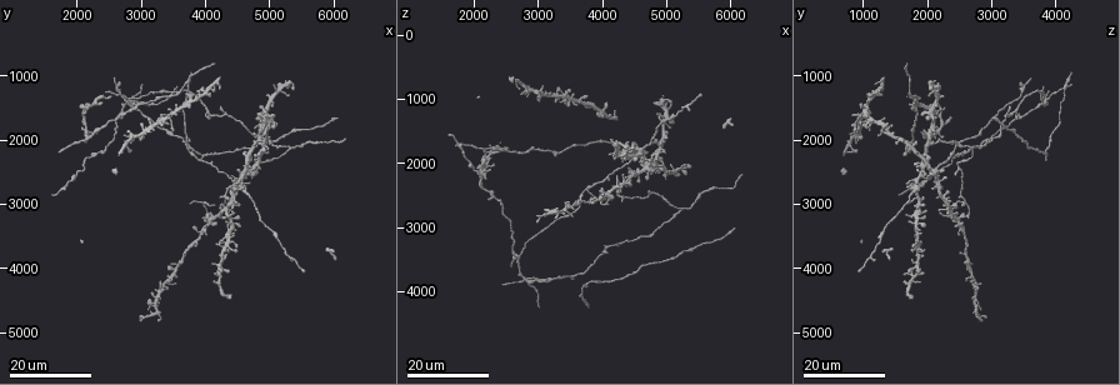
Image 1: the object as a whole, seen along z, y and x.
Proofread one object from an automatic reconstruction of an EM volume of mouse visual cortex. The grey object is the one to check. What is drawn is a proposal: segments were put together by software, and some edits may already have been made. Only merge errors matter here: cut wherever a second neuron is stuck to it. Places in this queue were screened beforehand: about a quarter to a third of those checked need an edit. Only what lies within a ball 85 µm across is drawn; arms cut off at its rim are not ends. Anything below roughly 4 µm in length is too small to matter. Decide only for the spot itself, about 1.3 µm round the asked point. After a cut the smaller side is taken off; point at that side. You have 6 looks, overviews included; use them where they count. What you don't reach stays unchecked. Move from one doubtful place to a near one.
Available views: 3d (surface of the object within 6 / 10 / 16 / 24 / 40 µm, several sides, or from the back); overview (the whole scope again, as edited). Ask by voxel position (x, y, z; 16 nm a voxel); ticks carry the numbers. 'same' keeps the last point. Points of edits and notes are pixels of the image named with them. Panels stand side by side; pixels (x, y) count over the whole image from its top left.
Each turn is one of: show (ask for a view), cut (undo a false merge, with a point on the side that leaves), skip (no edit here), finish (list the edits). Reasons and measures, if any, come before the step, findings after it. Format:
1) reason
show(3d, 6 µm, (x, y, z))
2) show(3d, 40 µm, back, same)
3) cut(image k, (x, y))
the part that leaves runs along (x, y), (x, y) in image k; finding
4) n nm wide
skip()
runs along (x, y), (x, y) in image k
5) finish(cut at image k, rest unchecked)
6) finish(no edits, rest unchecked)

branch point
show(3d, 16 µm, (5350, 3850, 1100))

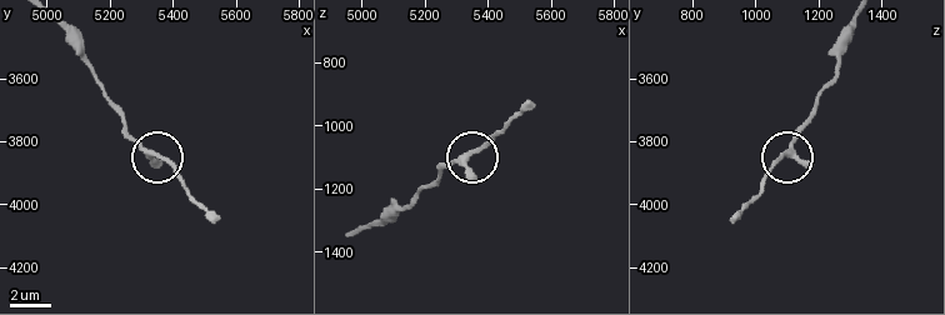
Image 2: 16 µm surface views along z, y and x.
zoom in
show(3d, 10 µm, (5340, 3840, 1130))

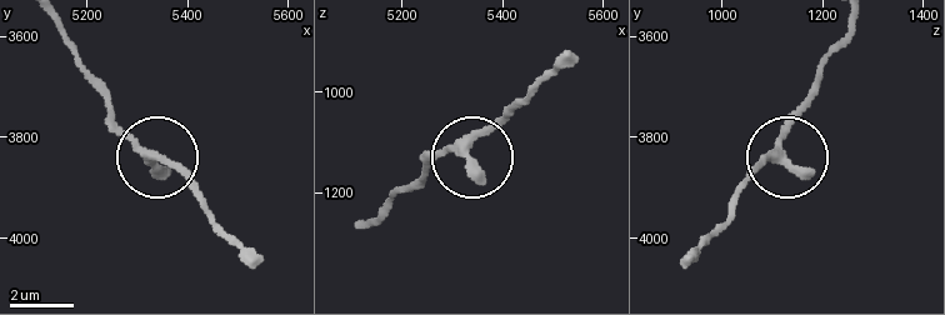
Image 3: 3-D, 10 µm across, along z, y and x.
290 nm wide
skip()
runs along (853, 20), (780, 154), (738, 195) in image 3; one neuron here

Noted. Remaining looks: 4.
three-way junction
show(3d, 16 µm, (5300, 2150, 2700))

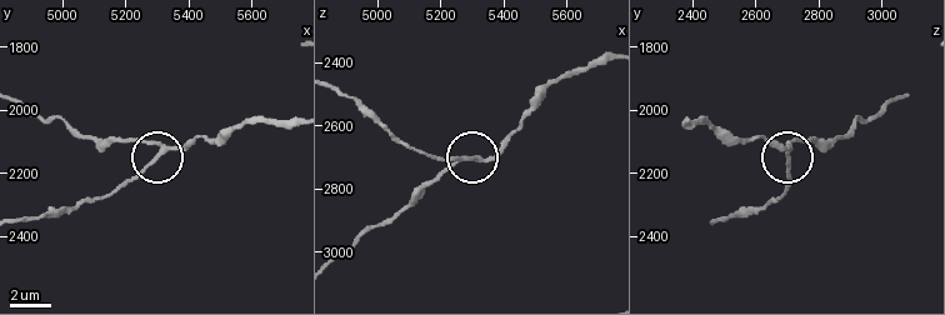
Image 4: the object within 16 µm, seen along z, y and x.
show(3d, 10 µm, (5320, 2130, 2710))

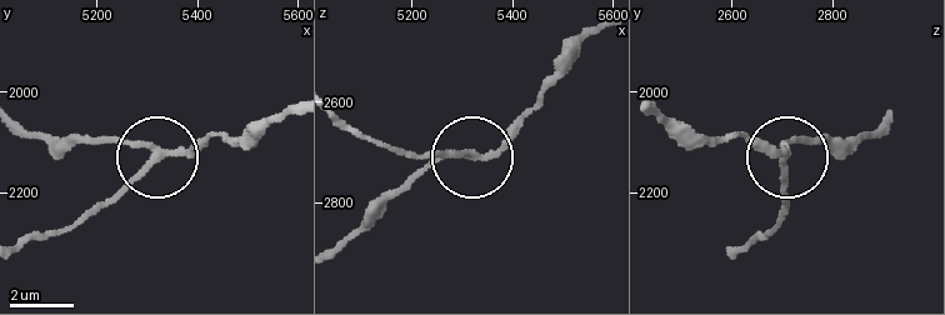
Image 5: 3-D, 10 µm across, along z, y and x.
180 nm wide
cut(image 5, (119, 190))
the part that leaves runs along (154, 156), (69, 226), (20, 243) in image 5; two neurons meet here

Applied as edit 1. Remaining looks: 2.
finish(cut at image 5, rest unchecked)

